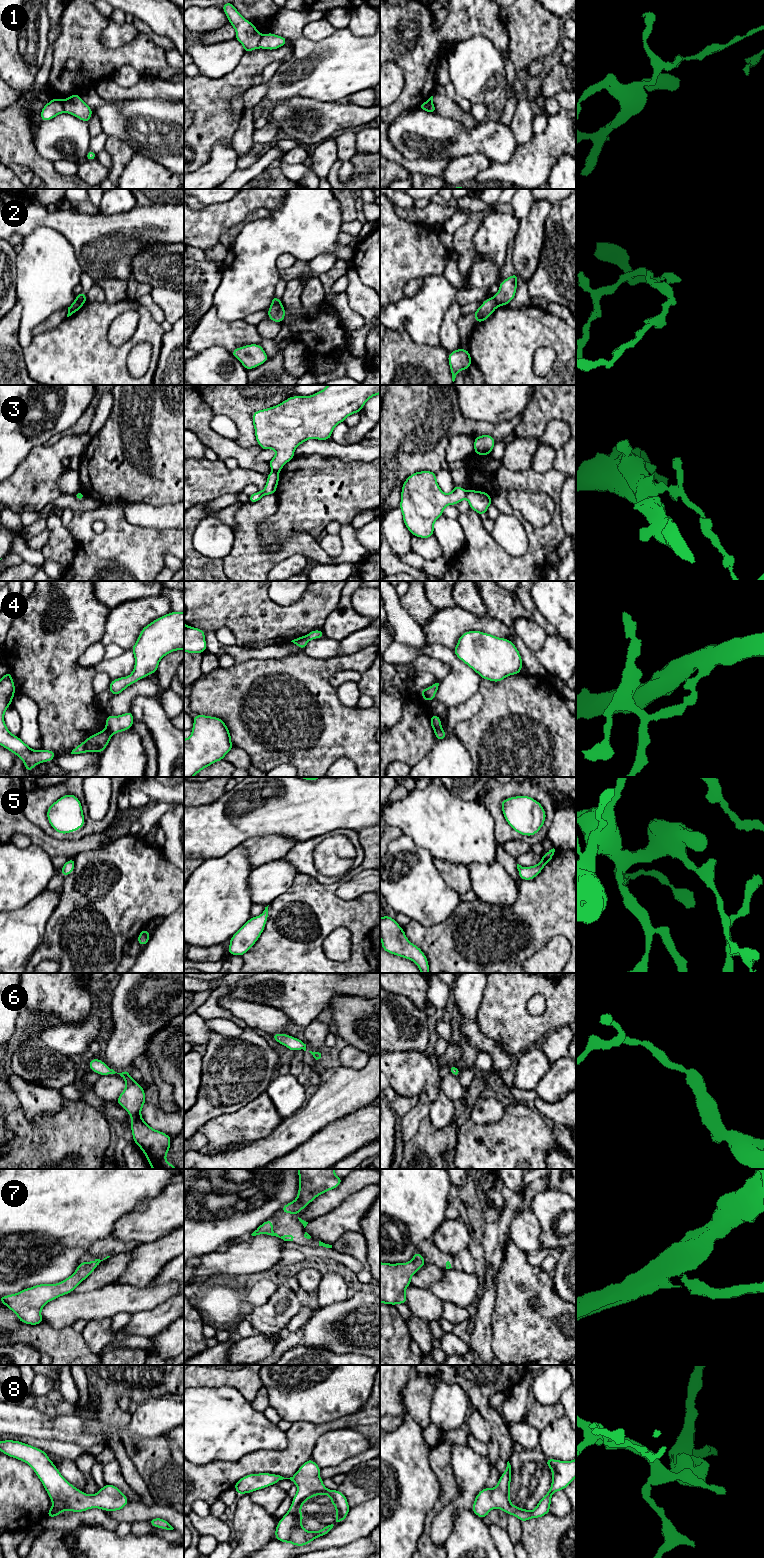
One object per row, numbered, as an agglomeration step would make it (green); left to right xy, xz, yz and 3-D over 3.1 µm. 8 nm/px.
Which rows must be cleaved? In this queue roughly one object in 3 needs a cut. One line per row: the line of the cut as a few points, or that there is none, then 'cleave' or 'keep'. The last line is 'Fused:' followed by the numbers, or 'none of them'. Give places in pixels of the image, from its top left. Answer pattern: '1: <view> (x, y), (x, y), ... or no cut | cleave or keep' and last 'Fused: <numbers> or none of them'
1: xz (263, 35), (258, 47) | cleave
2: xy (76, 298), (84, 302) | cleave
3: yz (467, 491), (465, 497) | cleave
4: xy (106, 727), (112, 734) | cleave
5: no cut | keep
6: no cut | keep
7: no cut | keep
8: no cut | keep
Fused: 1, 2, 3, 4

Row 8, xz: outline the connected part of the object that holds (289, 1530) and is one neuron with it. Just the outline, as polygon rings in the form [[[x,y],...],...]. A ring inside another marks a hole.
[[[310,1458],[298,1471],[290,1478],[270,1473],[248,1474],[239,1479],[234,1485],[234,1489],[239,1495],[252,1493],[256,1490],[275,1485],[283,1479],[290,1479],[297,1485],[297,1492],[287,1513],[277,1522],[275,1529],[275,1539],[285,1543],[292,1543],[294,1546],[305,1546],[314,1539],[328,1534],[338,1522],[346,1519],[350,1506],[346,1496],[338,1490],[329,1490],[323,1484],[323,1479],[319,1476],[321,1468]],[[317,1495],[328,1495],[336,1510],[336,1521],[325,1525],[319,1531],[307,1531],[302,1527],[304,1516],[301,1513],[302,1505],[305,1501]]]

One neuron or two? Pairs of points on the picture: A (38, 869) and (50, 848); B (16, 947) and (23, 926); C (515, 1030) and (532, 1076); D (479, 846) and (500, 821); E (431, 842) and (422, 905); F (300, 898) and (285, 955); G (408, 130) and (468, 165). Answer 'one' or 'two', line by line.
A: two
B: one
C: two
D: two
E: two
F: one
G: two

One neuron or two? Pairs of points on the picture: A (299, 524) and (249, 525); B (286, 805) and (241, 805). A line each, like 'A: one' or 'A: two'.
A: two
B: one

